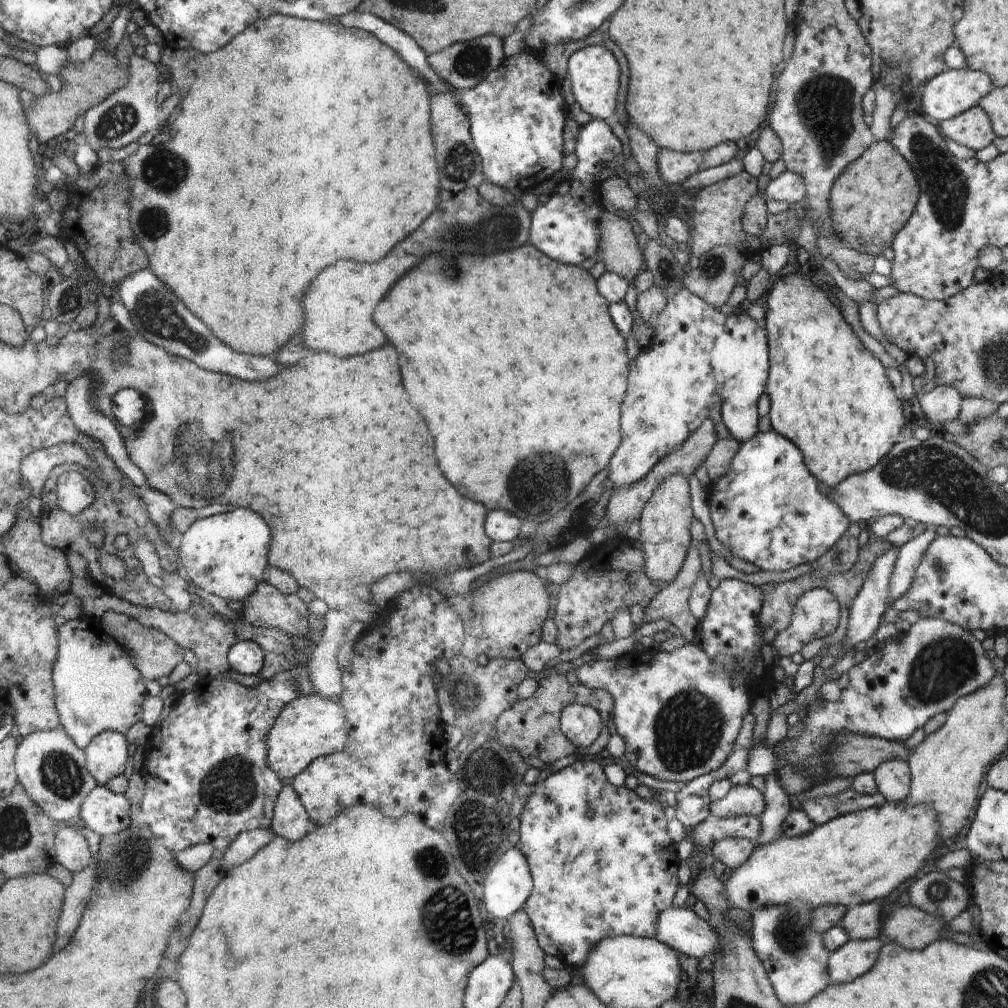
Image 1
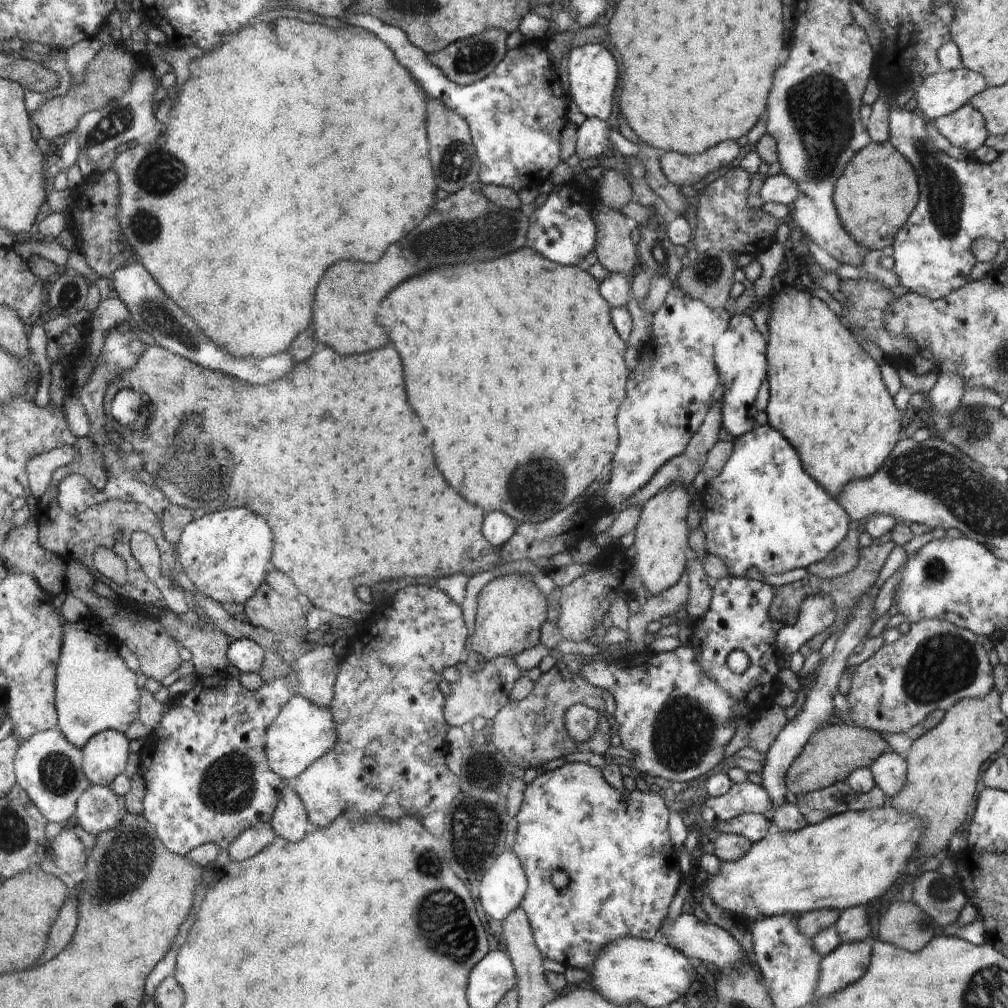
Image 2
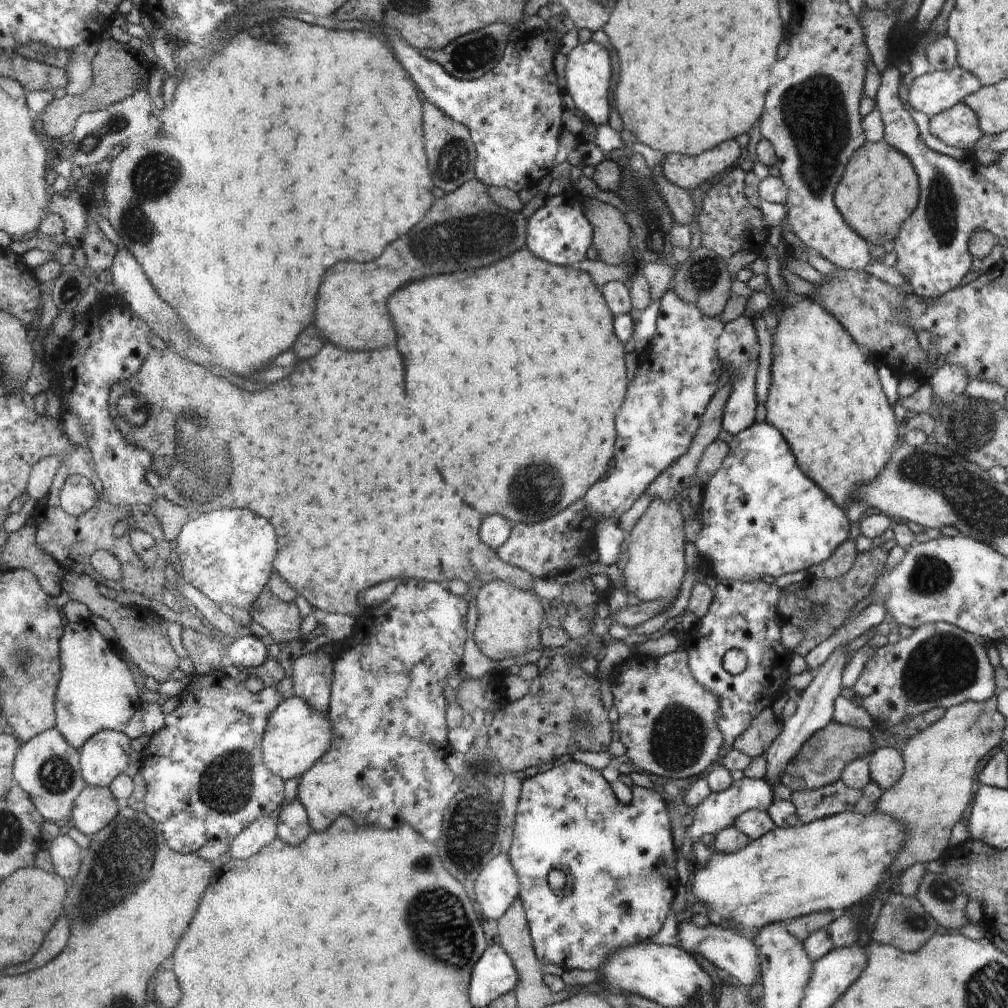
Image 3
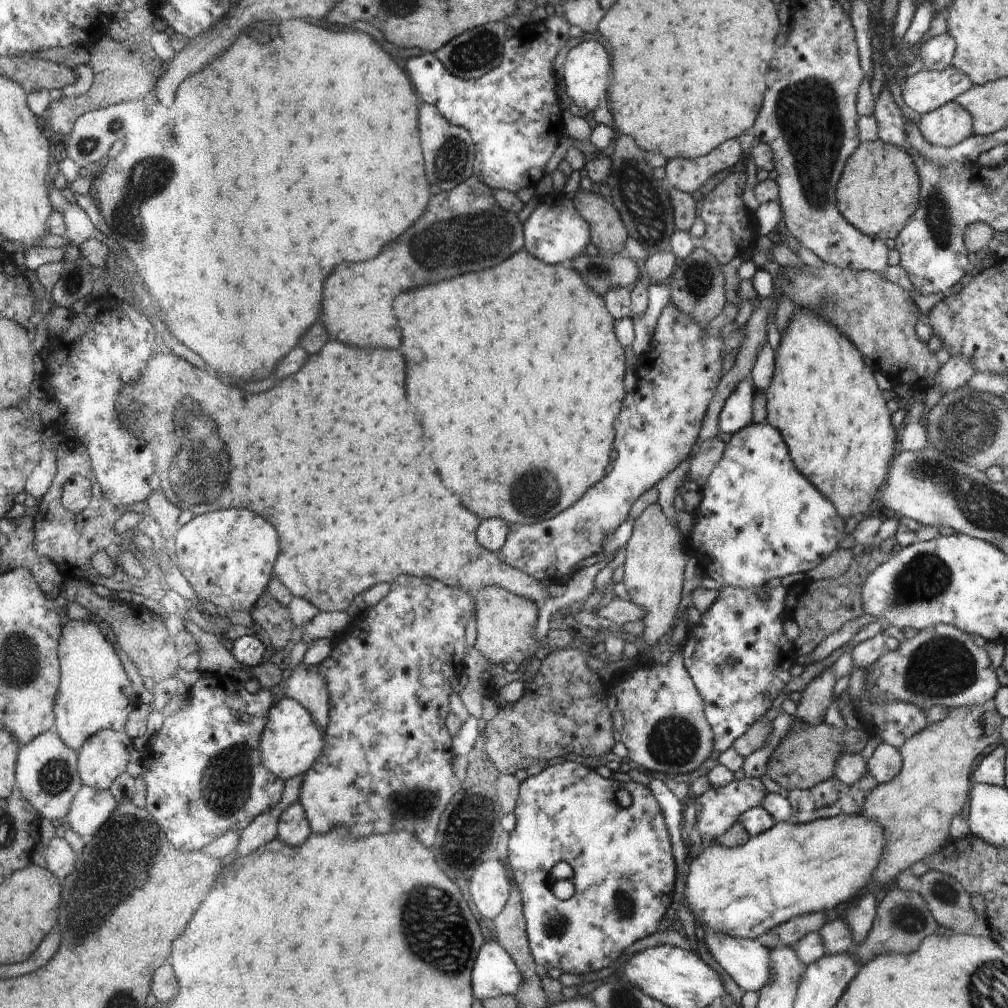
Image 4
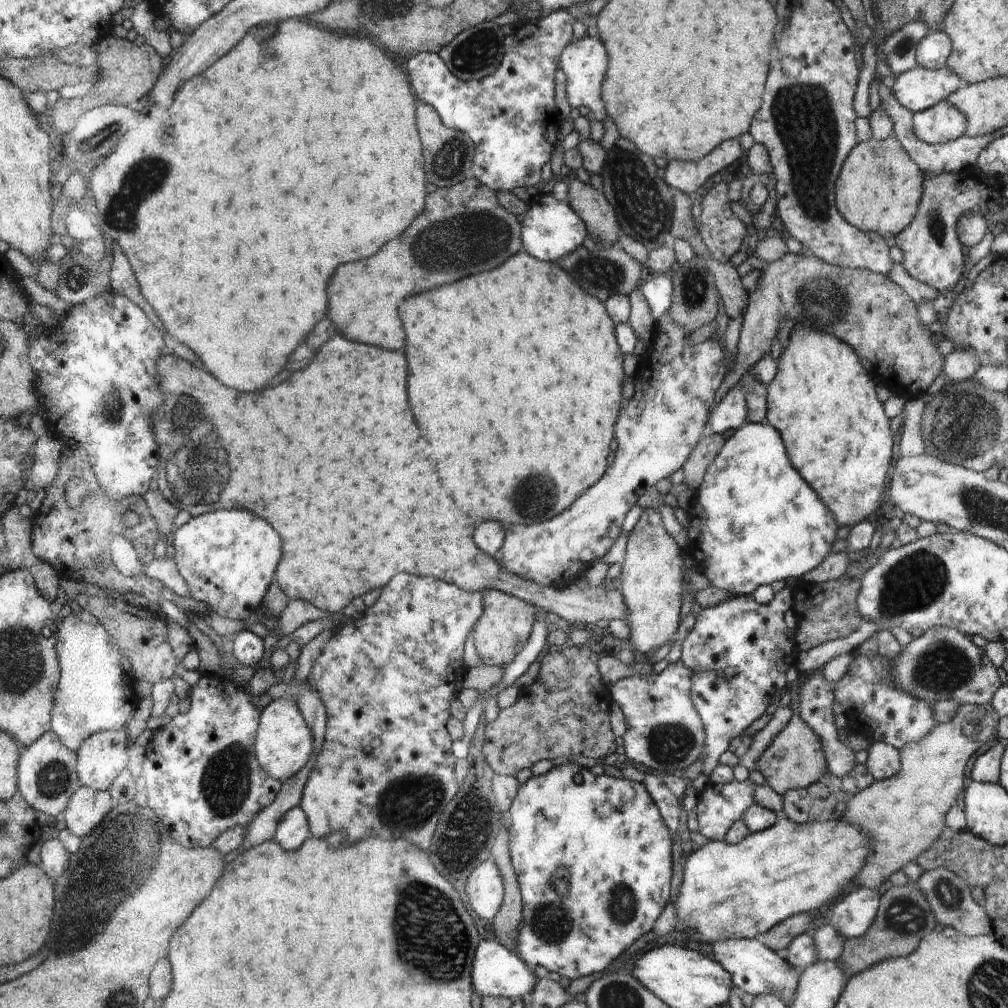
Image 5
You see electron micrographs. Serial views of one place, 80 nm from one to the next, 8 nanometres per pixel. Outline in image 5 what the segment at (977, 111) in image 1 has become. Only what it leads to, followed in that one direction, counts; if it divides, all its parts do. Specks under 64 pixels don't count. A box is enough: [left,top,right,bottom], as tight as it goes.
[913,101,967,143]

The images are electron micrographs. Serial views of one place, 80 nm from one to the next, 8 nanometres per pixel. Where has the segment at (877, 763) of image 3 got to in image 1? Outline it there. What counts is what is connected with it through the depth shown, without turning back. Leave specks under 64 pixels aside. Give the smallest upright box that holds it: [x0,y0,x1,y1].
[872,759,911,802]

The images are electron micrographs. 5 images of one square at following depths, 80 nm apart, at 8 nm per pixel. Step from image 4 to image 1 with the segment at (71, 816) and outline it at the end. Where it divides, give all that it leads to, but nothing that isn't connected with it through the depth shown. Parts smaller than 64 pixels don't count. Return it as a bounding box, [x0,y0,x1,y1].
[80,785,131,836]

